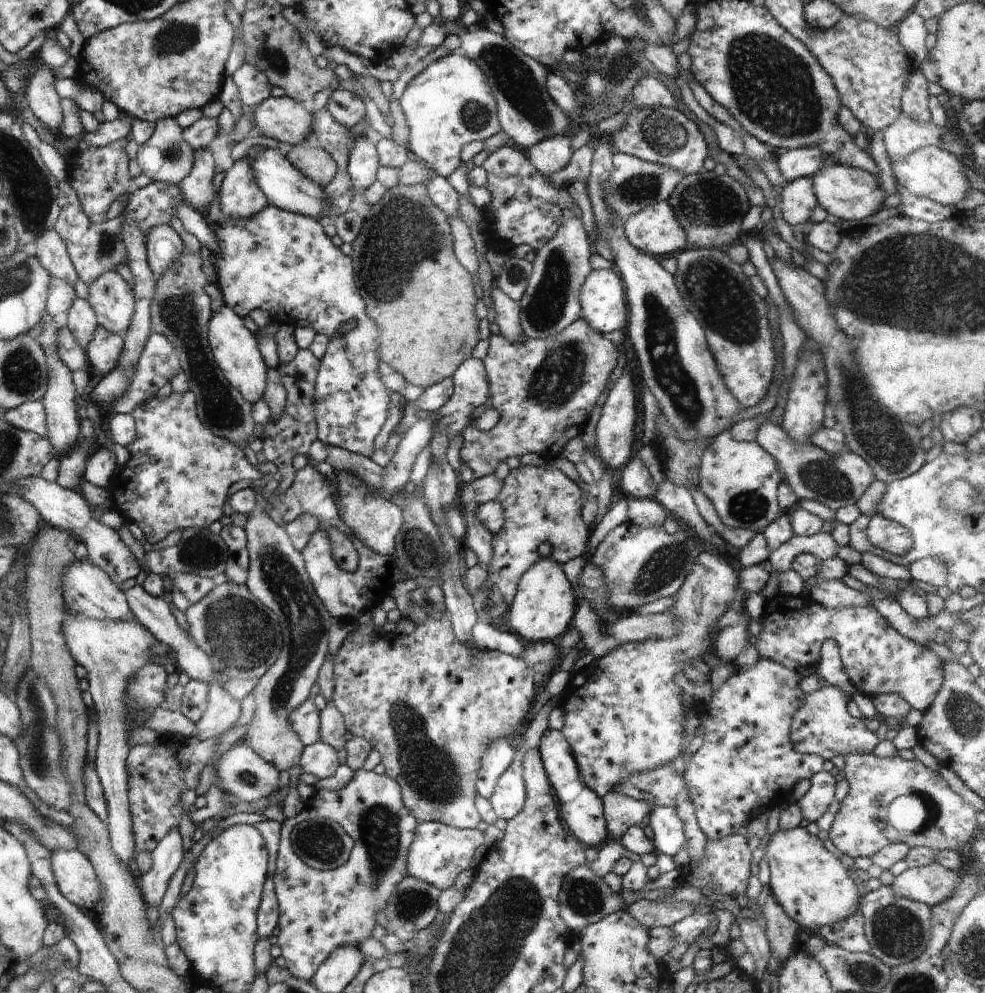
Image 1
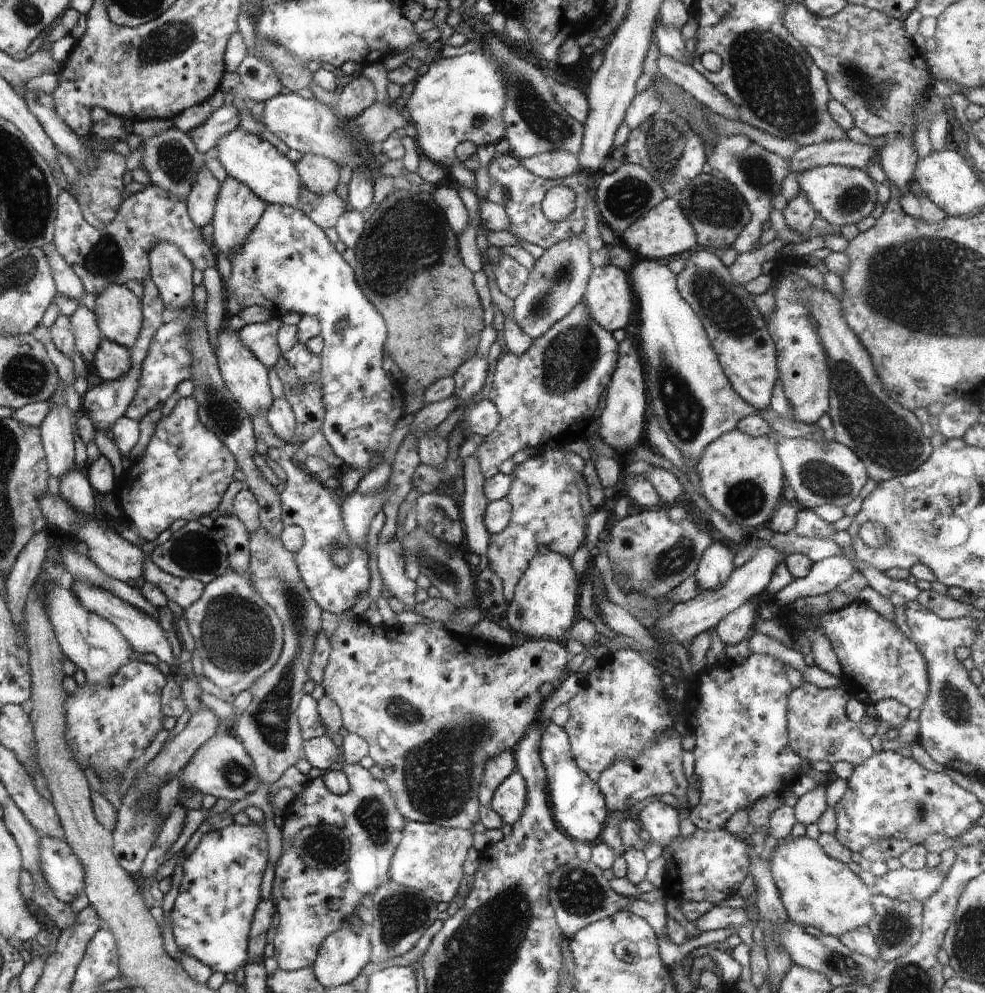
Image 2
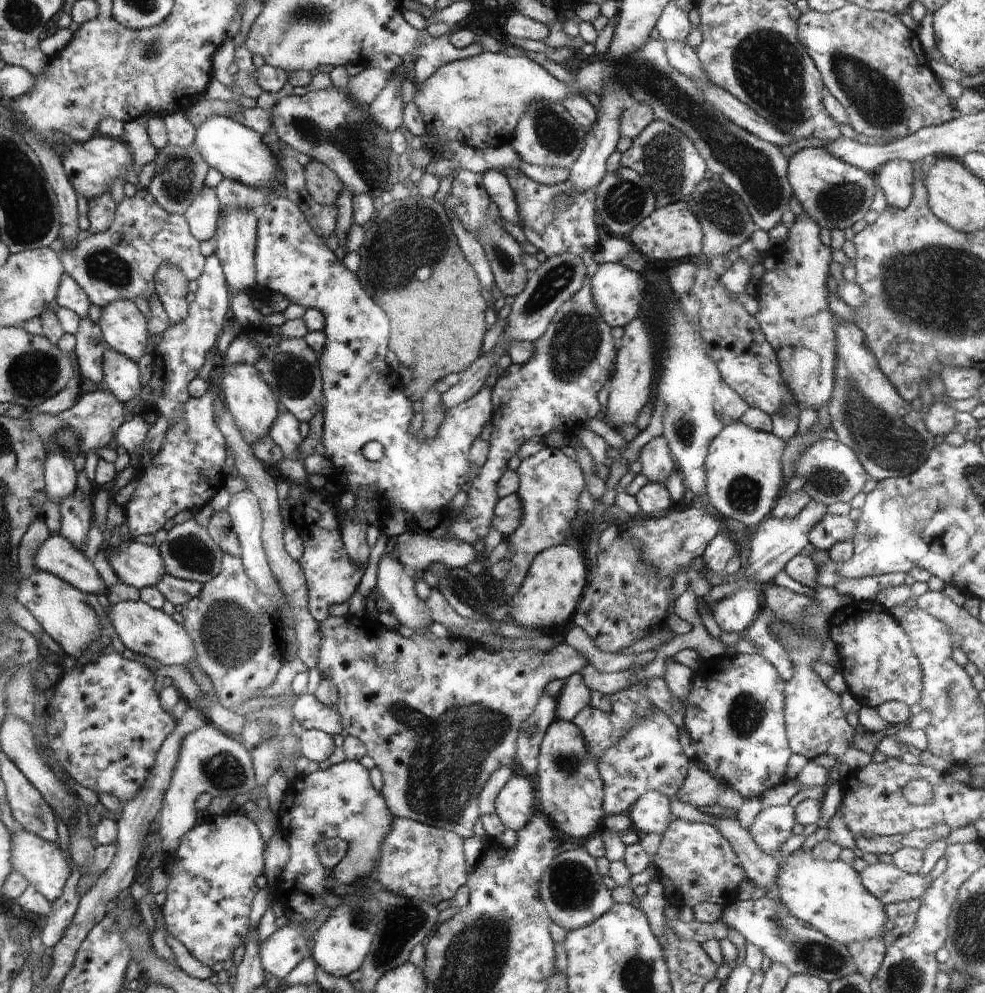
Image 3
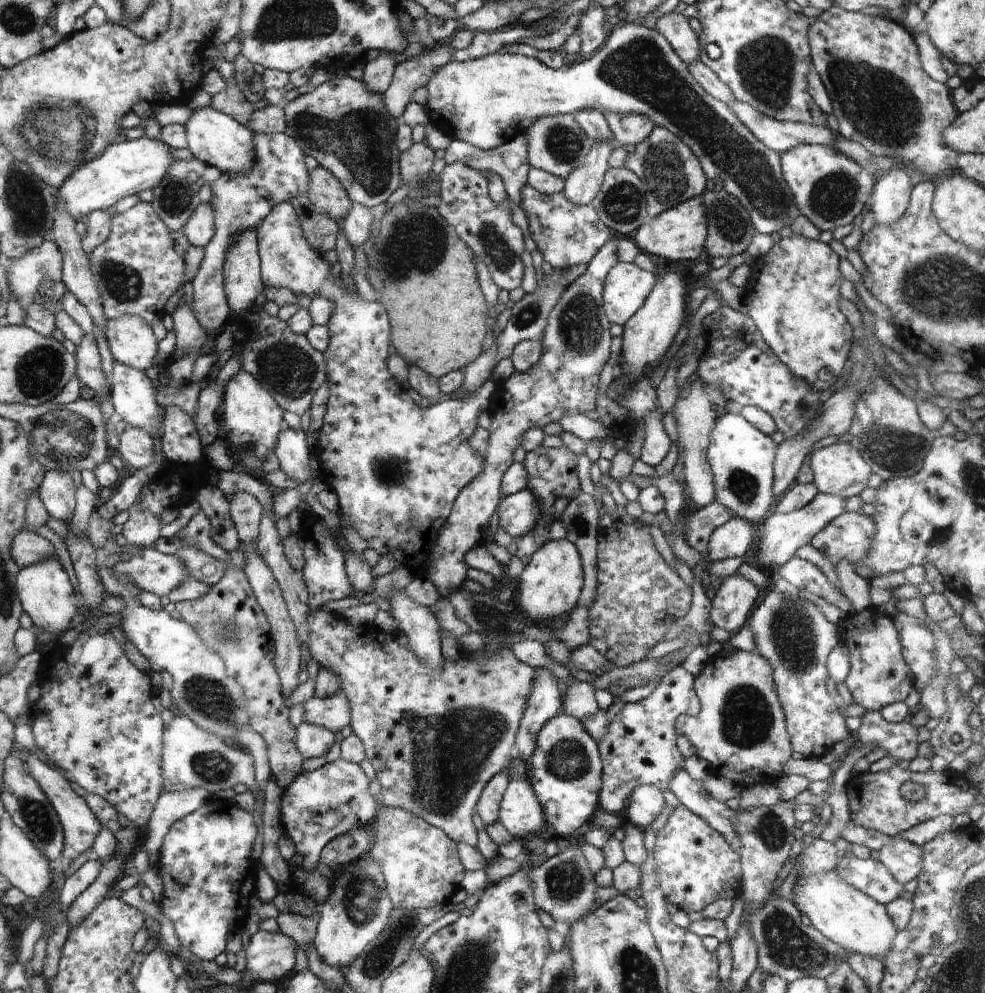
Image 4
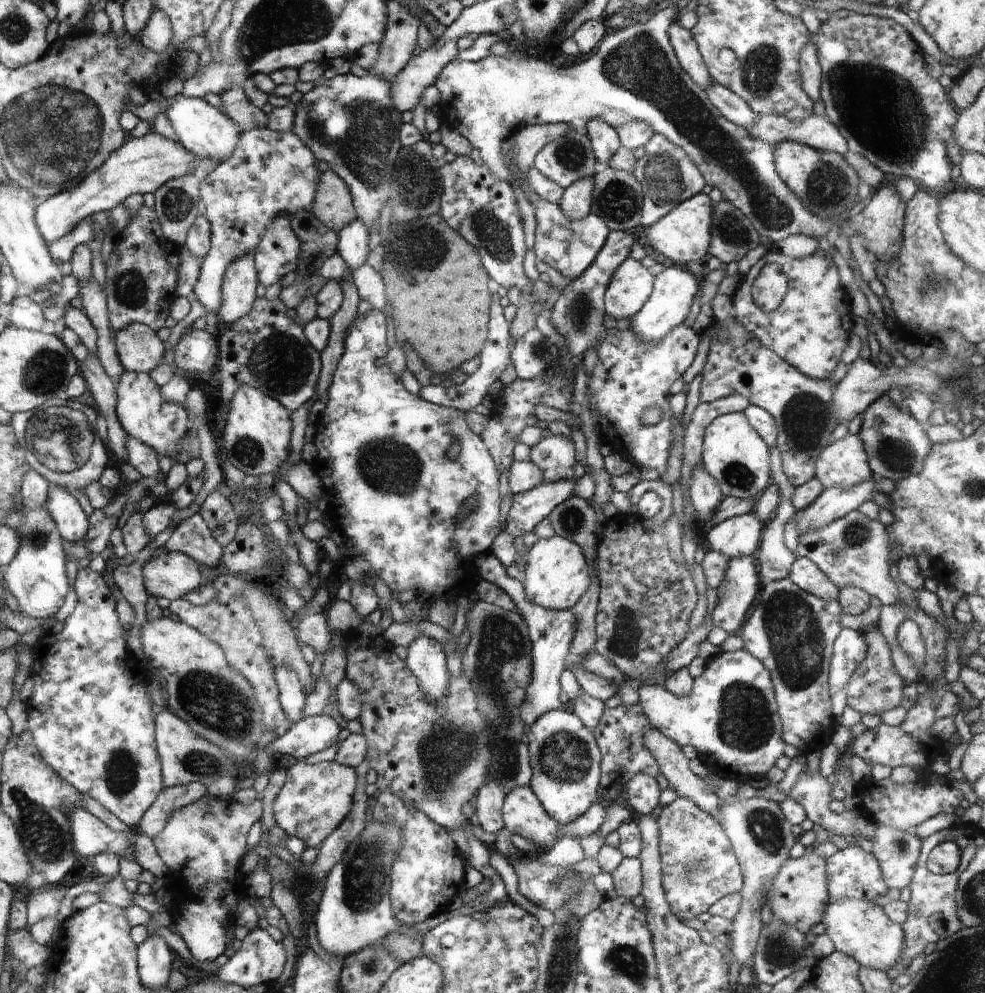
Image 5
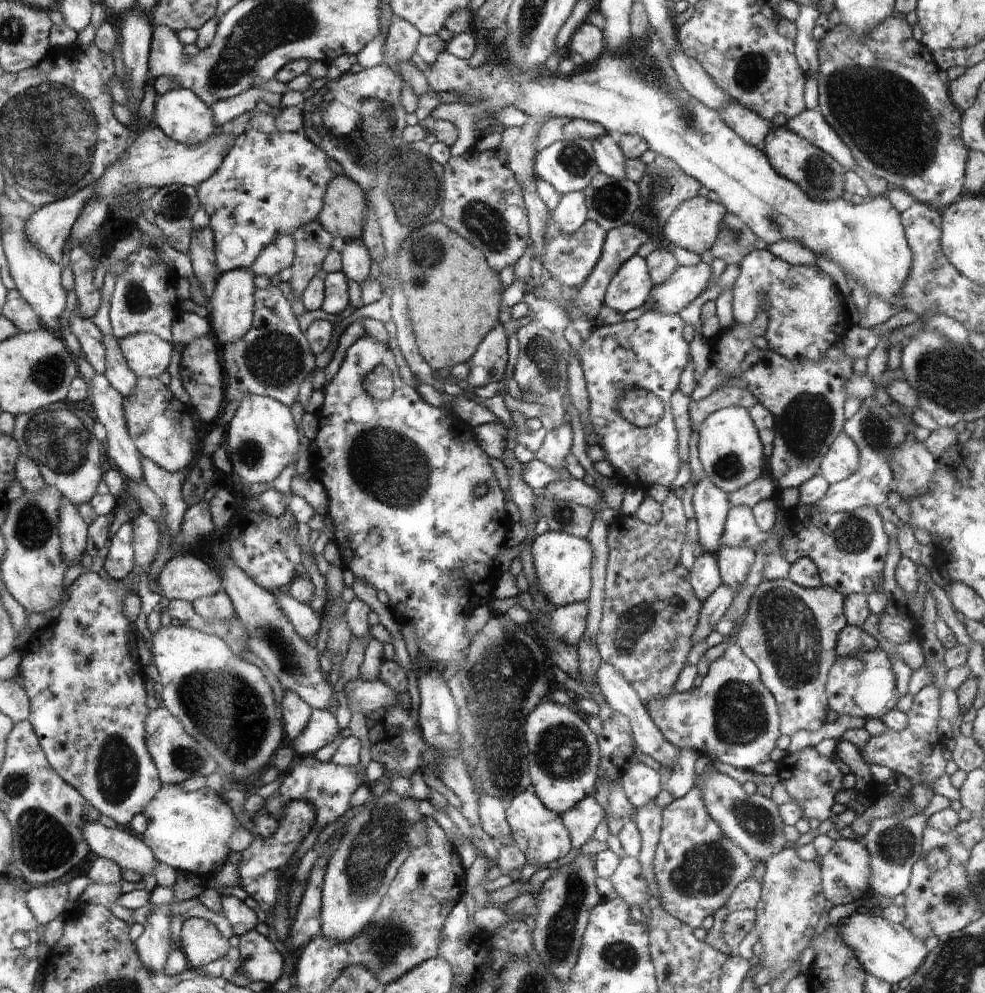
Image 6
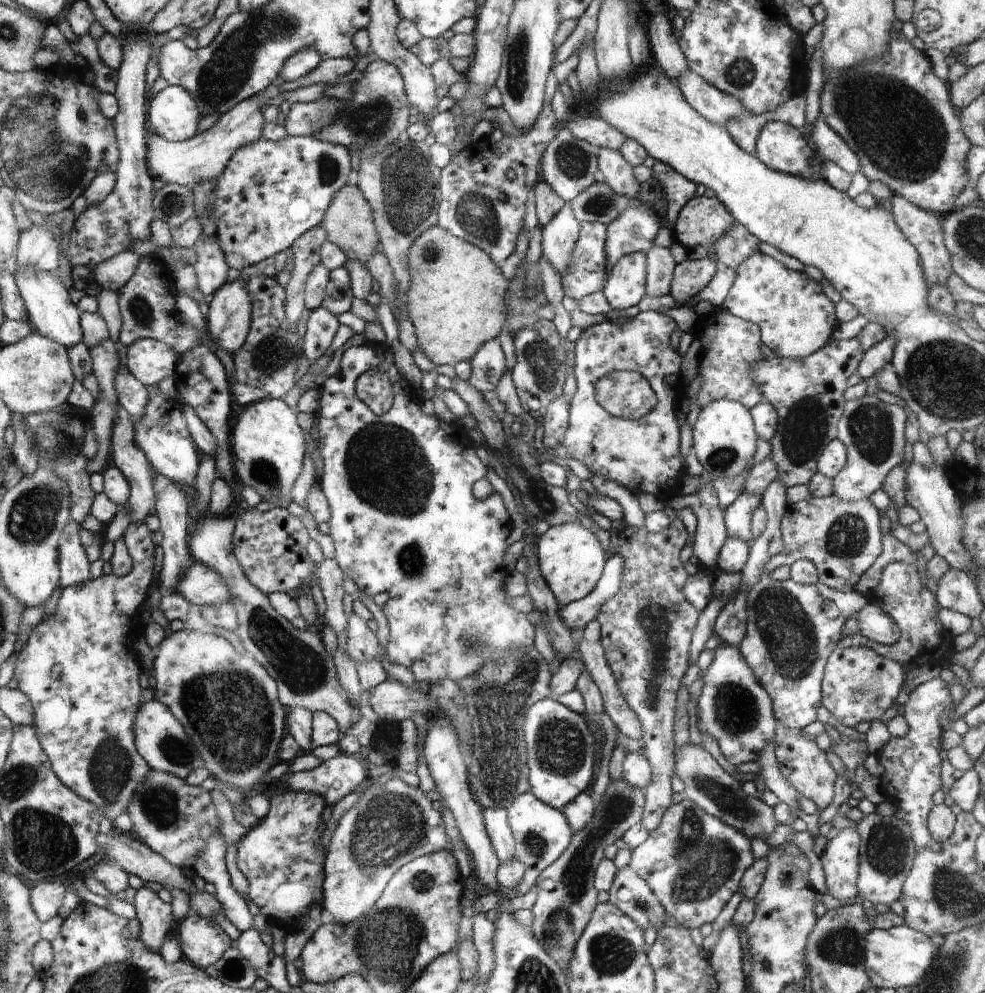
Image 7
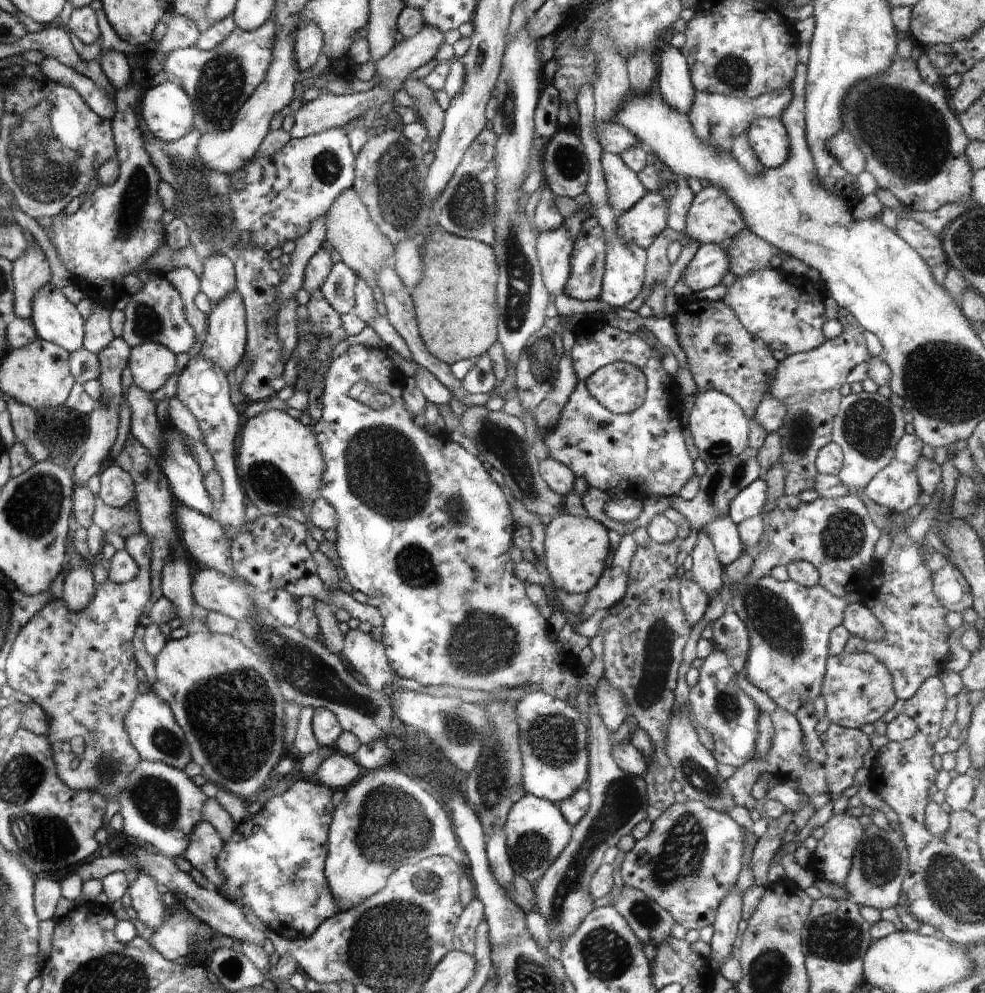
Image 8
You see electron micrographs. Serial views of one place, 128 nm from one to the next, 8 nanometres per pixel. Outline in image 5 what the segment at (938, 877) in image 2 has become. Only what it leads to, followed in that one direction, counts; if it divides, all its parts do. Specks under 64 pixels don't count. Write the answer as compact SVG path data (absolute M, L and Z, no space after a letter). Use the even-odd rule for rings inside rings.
M848 846L828 857L826 862L826 894L830 896L830 899L852 897L874 901L880 896L884 896L889 889L876 857L872 853L864 851L862 847Z

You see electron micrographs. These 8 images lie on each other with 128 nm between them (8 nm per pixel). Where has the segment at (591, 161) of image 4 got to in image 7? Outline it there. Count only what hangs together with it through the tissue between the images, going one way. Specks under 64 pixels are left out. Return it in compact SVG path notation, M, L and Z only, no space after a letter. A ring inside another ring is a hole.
M566 203L542 228L542 255L562 274L579 239L581 224Z

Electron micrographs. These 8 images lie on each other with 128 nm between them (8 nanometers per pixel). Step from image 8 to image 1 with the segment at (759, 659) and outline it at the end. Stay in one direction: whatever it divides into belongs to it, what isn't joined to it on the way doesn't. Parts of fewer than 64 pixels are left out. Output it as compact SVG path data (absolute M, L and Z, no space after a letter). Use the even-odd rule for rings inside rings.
M834 685L806 693L802 706L791 722L790 742L794 750L821 756L824 760L849 754L870 755L881 740L875 732L866 727L863 718L852 717L848 713L846 706L849 701L850 695Z

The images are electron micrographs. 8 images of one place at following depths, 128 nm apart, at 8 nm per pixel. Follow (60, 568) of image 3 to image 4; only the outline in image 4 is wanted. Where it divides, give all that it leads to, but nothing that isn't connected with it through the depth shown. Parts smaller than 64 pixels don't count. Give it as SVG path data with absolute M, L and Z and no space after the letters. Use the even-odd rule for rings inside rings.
M28 530L20 532L14 540L11 555L18 566L27 567L43 561L57 560L56 548L48 539L31 533Z

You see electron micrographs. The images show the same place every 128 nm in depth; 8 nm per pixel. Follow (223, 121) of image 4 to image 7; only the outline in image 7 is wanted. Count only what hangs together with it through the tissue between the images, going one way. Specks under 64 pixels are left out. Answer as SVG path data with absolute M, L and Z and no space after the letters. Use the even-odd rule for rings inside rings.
M169 85L151 97L152 132L166 140L187 141L196 136L202 117L193 96L181 86Z

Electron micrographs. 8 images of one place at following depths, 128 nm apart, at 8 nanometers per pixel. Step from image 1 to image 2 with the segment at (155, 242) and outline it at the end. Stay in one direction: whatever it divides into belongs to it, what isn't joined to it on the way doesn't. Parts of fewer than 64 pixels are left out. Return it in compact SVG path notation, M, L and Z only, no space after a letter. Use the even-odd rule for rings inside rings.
M158 241L149 254L150 278L157 284L166 310L182 308L192 298L193 266L174 243Z

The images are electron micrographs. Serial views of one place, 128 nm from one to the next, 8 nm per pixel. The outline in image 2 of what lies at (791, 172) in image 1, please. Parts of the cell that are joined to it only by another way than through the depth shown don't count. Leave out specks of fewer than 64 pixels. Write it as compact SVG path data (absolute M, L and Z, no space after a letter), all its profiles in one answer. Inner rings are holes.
M828 141L800 147L789 161L789 170L801 173L814 167L842 165L864 169L866 163L877 159L878 148L854 141Z

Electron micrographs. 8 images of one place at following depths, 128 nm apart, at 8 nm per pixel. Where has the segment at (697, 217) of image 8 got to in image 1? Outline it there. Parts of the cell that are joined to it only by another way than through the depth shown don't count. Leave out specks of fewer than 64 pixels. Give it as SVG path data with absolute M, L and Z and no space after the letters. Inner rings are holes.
M669 201L641 208L631 214L624 225L627 239L639 250L652 256L683 251L687 236Z

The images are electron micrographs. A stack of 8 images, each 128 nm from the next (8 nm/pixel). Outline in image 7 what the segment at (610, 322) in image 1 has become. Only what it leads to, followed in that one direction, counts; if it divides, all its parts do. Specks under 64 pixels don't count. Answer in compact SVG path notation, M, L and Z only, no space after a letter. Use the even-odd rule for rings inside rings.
M638 251L624 255L611 268L602 292L613 309L636 306L647 294L645 260L645 253Z

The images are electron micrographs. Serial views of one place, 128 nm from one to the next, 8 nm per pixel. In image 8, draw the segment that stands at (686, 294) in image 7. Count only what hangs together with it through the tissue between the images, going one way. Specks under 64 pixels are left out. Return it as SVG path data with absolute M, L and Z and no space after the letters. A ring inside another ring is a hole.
M700 243L698 252L682 270L680 280L694 293L721 284L722 278L730 272L730 258L727 250L718 245Z

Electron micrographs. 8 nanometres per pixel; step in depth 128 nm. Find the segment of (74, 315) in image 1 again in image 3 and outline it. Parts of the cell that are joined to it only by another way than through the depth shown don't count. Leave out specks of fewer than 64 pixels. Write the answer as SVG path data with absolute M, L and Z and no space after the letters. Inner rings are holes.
M88 315L80 319L75 332L77 362L80 366L82 379L100 383L104 380L104 354L107 344L100 324Z

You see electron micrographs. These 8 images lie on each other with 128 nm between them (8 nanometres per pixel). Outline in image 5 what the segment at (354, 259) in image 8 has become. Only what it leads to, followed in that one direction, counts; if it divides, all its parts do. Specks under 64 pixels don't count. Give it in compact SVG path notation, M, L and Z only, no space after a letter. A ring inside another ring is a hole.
M330 169L321 173L310 209L322 224L336 232L357 218L350 189Z

